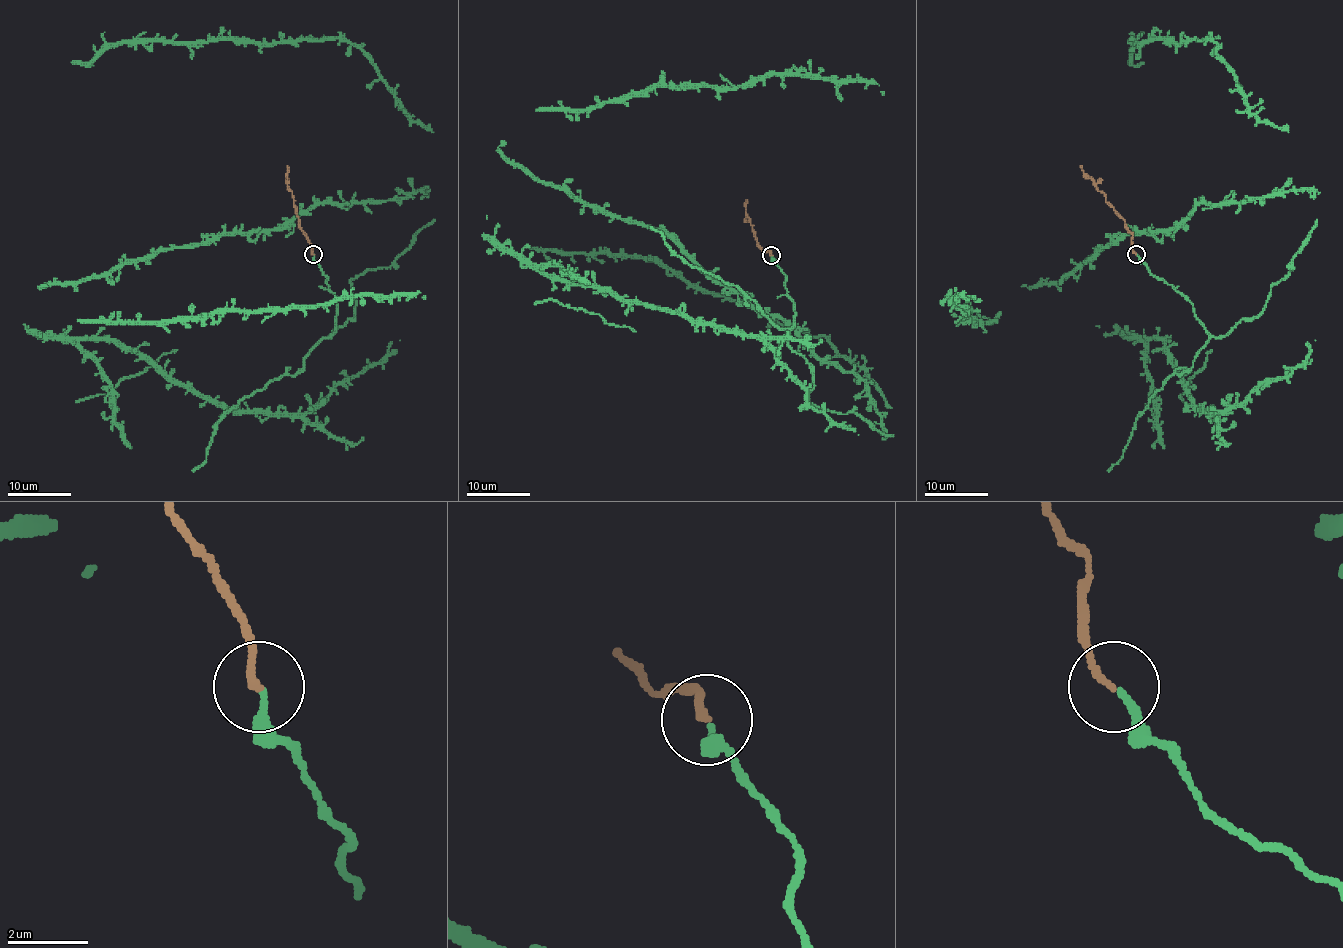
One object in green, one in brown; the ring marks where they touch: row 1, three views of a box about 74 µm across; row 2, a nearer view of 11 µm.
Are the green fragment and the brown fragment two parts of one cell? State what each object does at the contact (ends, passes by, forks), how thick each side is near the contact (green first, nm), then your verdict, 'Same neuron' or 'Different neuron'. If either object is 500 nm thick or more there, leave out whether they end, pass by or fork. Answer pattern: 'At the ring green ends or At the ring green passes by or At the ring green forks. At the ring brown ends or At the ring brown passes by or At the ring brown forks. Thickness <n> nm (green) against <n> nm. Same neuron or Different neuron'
At the ring green ends. At the ring brown ends. Thickness 200 nm (green) against 180 nm. Same neuron

